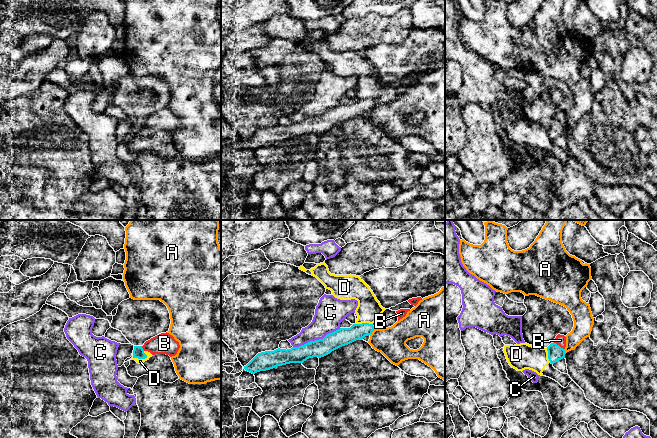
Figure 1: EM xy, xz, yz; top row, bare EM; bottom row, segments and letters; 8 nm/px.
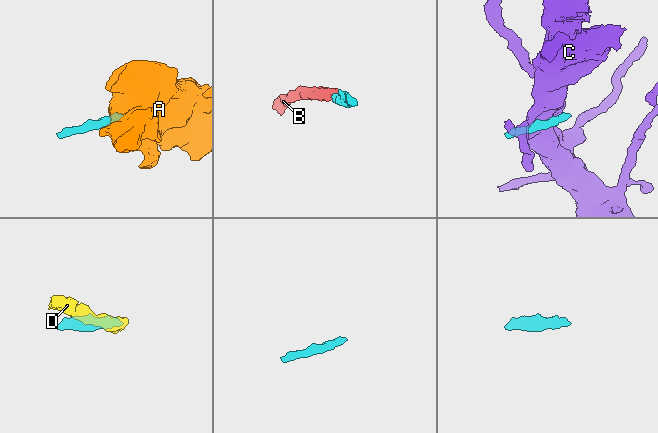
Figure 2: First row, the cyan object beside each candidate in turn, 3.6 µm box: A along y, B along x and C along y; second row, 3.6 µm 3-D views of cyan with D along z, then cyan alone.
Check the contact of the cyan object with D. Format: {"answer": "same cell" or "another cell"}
{"answer": "another cell"}

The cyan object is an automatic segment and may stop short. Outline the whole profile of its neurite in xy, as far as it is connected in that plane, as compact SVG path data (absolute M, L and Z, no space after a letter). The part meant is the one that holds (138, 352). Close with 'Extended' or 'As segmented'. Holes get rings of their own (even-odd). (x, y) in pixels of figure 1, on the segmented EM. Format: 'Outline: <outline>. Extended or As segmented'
Outline: M161 333L146 341L143 346L134 346L133 358L145 359L145 351L155 354L166 354L175 356L180 348L179 342L169 333Z. Extended

